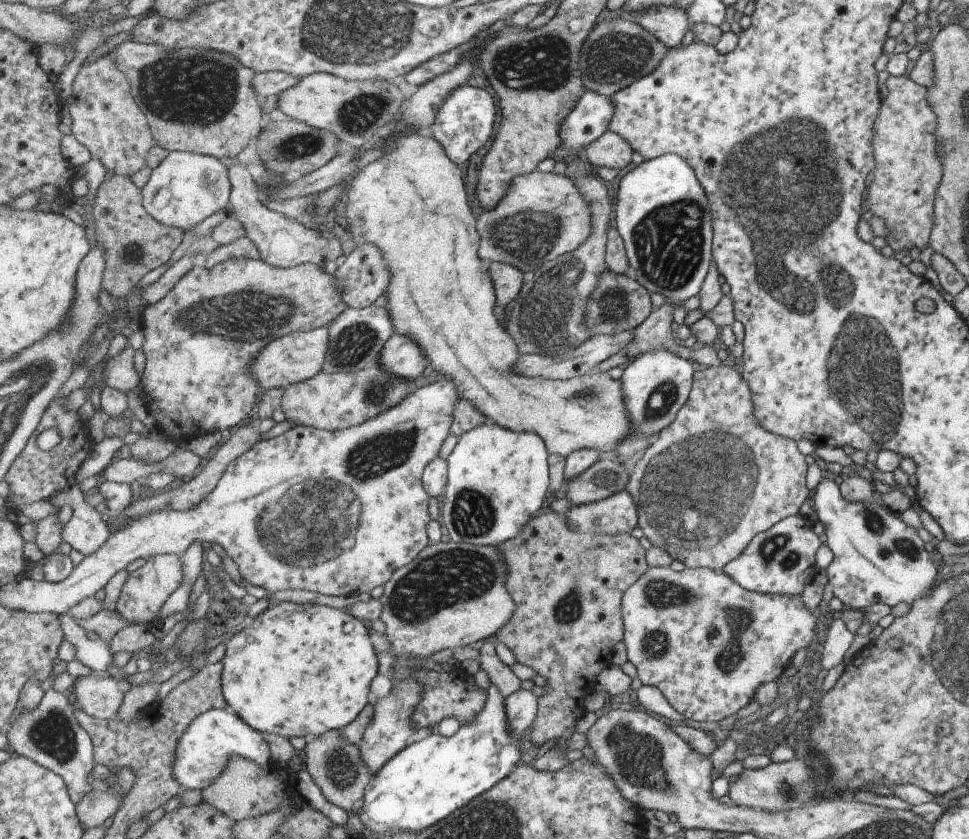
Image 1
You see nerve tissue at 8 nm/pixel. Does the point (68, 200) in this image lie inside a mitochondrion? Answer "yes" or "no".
no

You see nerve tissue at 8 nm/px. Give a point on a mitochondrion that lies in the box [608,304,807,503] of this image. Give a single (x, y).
(660, 401)

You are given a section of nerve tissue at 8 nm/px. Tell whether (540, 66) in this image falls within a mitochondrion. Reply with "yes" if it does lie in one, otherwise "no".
yes

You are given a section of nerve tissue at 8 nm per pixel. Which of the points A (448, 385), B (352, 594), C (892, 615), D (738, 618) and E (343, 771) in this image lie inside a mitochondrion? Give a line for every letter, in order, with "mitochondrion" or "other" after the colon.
A: other
B: other
C: other
D: mitochondrion
E: mitochondrion

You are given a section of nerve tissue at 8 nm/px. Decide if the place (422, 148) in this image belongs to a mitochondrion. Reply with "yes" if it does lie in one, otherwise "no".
no

